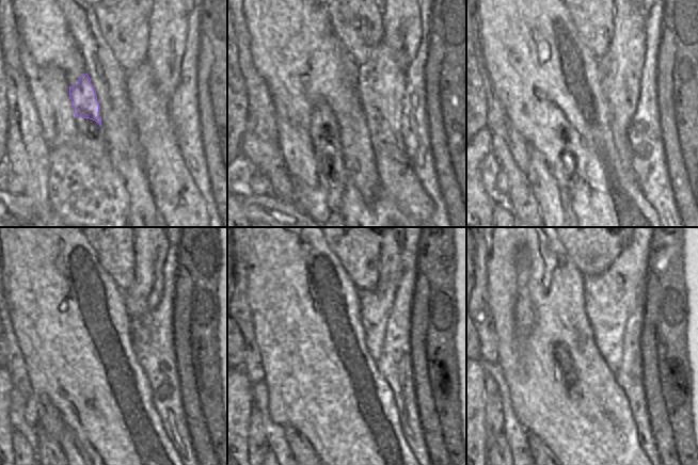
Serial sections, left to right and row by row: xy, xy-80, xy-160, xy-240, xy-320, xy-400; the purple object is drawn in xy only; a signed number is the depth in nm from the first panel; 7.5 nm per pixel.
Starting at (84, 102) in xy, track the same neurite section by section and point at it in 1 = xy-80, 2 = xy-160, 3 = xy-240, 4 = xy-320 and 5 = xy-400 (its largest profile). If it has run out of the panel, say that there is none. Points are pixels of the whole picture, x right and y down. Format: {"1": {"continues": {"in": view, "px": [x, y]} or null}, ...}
{"1": {"continues": {"in": "xy-80", "px": [333, 176]}}, "2": {"continues": {"in": "xy-160", "px": [564, 192]}}, "3": {"continues": null}, "4": {"continues": null}, "5": {"continues": null}}

